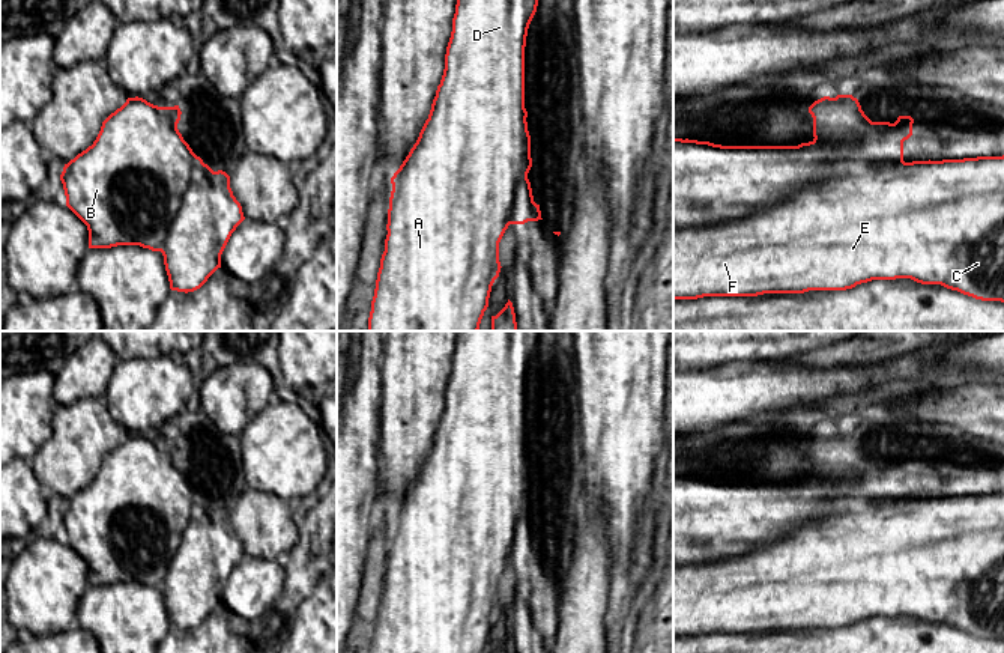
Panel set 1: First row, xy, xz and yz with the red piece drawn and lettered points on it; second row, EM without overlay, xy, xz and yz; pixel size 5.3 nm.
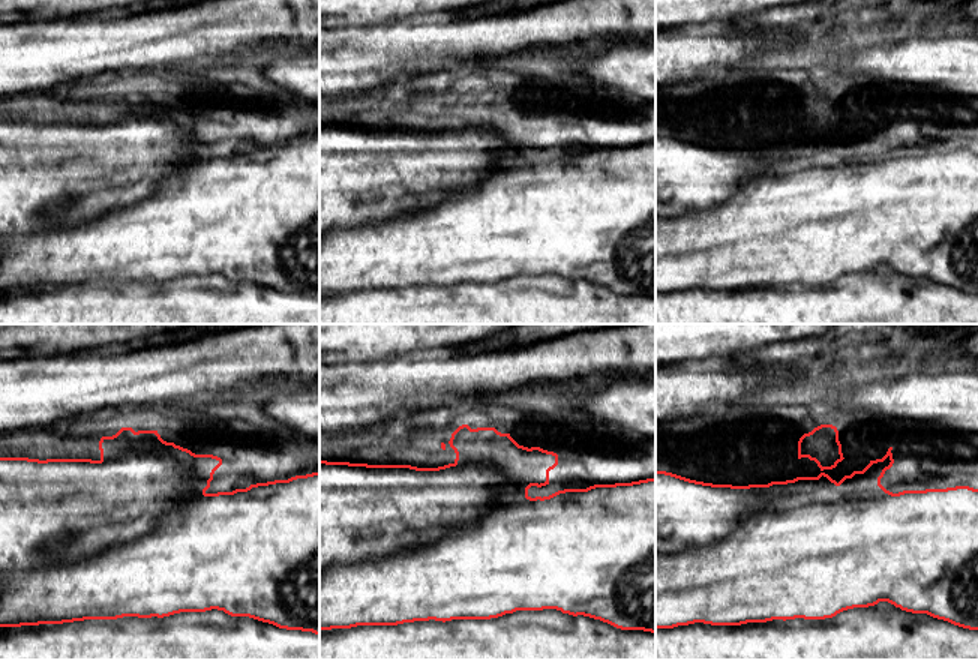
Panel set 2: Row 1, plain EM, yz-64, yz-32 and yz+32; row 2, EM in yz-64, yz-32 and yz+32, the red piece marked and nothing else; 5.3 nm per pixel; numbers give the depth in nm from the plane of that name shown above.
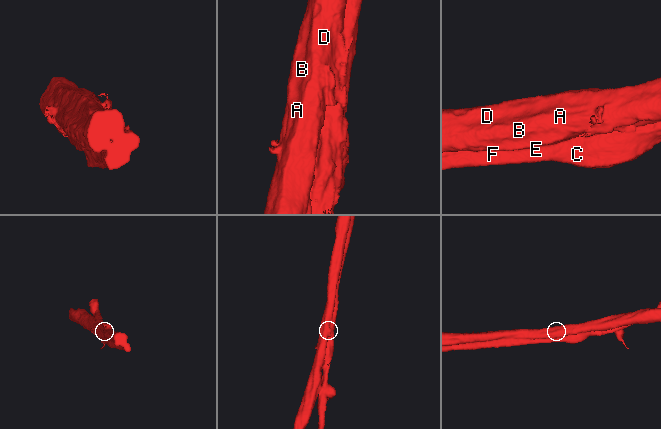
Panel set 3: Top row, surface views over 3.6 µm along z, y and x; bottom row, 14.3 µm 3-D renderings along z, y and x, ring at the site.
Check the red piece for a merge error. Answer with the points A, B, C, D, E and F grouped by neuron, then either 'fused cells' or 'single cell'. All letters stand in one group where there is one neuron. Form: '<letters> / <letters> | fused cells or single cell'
A B D / C E F | fused cells

